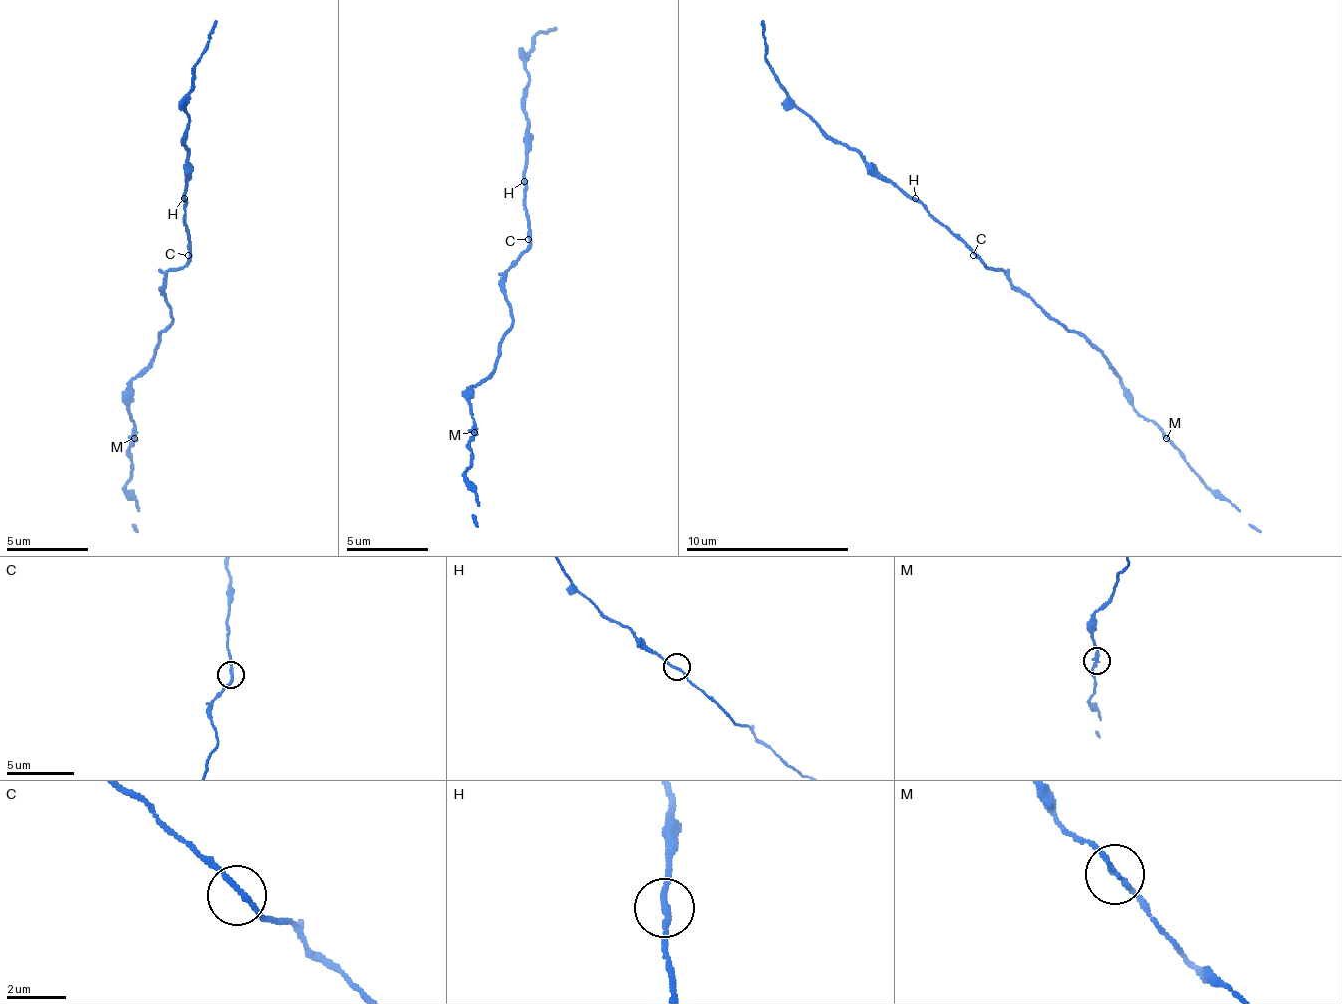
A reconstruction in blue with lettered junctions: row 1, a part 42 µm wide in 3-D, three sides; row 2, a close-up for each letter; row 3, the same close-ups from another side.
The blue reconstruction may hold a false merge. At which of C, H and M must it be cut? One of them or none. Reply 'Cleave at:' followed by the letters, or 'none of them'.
Cleave at: none of them

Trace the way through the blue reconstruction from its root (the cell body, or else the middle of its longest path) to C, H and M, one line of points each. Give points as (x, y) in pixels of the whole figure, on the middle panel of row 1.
C: (507, 271), (528, 247), (528, 239)
H: (507, 271), (528, 247), (524, 181)
M: (507, 271), (503, 300), (512, 312), (512, 325), (499, 345), (499, 361), (471, 386), (475, 431)

